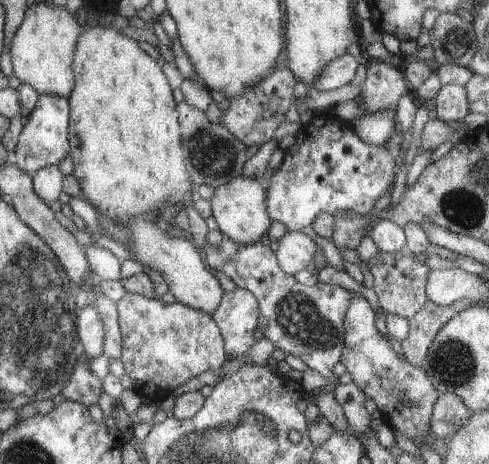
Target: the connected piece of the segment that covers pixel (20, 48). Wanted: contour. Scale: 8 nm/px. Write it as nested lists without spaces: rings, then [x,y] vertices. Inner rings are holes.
[[[47,1],[33,4],[13,40],[12,54],[15,75],[22,83],[31,84],[40,95],[71,98],[76,86],[73,58],[81,32],[76,15],[67,8],[51,6]]]

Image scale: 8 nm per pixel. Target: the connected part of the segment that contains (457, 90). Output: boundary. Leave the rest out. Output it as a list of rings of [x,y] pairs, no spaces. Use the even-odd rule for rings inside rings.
[[[442,85],[434,99],[437,119],[445,123],[458,124],[469,111],[464,86]]]

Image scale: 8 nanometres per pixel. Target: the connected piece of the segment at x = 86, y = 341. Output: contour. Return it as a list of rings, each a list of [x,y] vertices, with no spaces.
[[[97,305],[85,306],[79,314],[79,336],[91,358],[103,355],[105,334],[105,324]]]

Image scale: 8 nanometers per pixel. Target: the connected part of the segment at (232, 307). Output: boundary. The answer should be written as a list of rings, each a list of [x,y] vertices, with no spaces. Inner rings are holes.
[[[241,288],[225,292],[210,315],[223,336],[223,348],[230,359],[246,354],[257,337],[259,304],[256,296]]]

